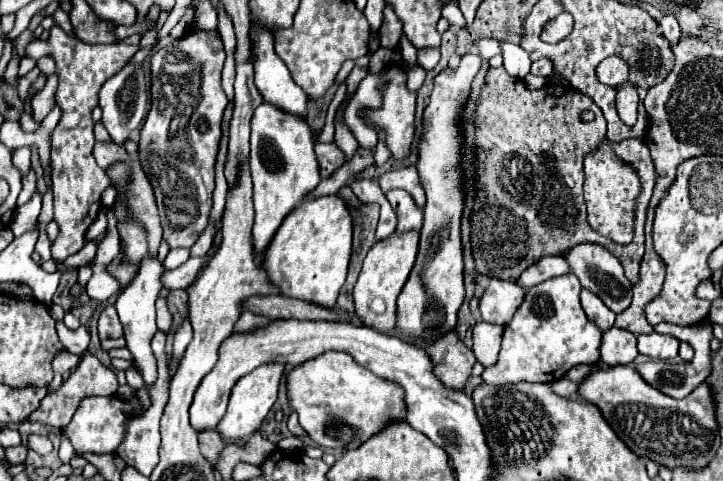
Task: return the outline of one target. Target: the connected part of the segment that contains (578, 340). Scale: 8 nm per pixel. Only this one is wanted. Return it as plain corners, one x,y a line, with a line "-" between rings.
574,274
544,280
526,290
524,302
512,320
504,326
502,350
498,364
486,368
482,378
486,384
504,386
520,382
556,382
566,370
578,364
592,364
600,360
600,336
602,330
594,326
584,314
578,294
580,284

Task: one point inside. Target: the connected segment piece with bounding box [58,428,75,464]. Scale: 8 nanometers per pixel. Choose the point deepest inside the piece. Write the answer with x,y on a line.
66,452

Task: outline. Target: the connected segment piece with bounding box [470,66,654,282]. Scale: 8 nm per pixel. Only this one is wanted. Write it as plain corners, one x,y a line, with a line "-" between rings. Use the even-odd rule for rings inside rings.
504,66
490,68
476,106
474,138
476,146
486,150
484,176
476,186
478,208
472,210
470,216
472,256
480,274
516,280
524,268
534,264
540,256
562,254
574,244
596,242
622,262
630,282
638,280
638,268
644,254
646,204
654,188
654,166
642,140
634,138
634,146
626,140
612,144
616,150
624,150
626,162
636,170
642,170
642,216
636,216
634,240
628,246
618,246
610,238
596,234
586,222
582,162
590,150
598,150
606,140
602,110
586,94
558,84
548,84
542,90
530,92
522,80
510,76
-
584,110
592,110
596,120
584,122

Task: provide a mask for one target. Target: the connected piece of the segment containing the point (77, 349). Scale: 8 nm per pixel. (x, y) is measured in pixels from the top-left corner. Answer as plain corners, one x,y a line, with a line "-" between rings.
62,322
56,324
56,330
58,330
58,338
60,342
64,344
64,348
72,354
82,354
90,342
90,334
88,334
88,328
86,326
80,326
78,330
68,330

